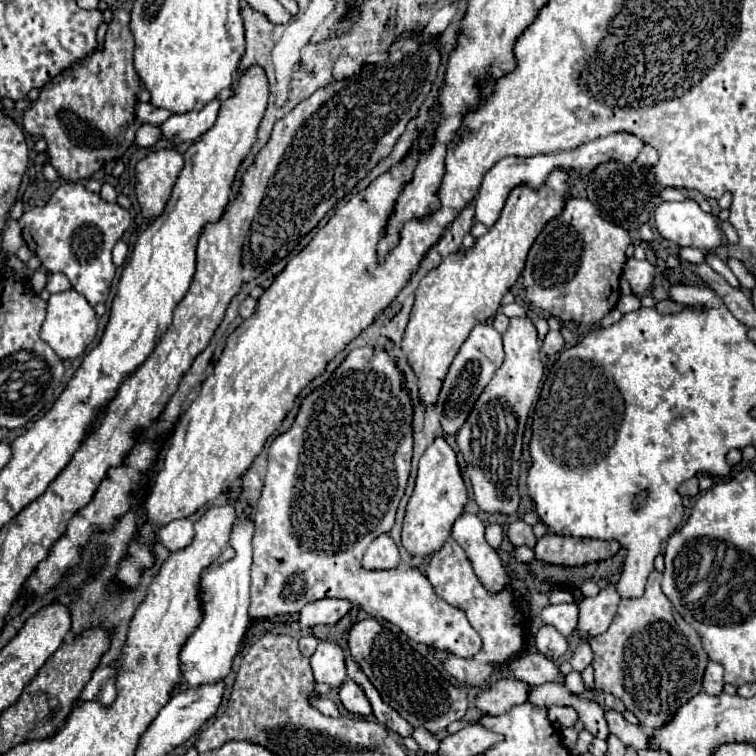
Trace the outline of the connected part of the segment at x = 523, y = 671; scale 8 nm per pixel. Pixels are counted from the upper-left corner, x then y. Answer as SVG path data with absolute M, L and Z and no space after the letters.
M522 654L512 662L506 662L508 670L512 670L514 678L530 684L530 686L542 686L546 682L558 682L564 684L564 674L560 674L554 660L544 658L544 654Z

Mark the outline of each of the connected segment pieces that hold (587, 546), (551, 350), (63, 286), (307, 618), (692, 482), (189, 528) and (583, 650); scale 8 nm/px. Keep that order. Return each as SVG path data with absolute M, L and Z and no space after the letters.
M546 534L538 540L534 552L538 560L548 564L582 566L610 558L618 552L618 548L620 544L616 540L592 540L592 538Z
M550 330L550 332L546 334L546 338L544 338L542 352L550 356L550 354L556 354L556 352L560 352L560 350L562 350L562 346L564 346L564 338L562 338L560 330Z
M48 274L48 284L46 284L46 290L50 294L56 294L56 292L64 292L64 290L70 290L70 280L64 276L64 274Z
M322 598L310 602L300 610L300 626L312 628L318 624L336 624L350 612L350 608L352 604L348 600L336 600L336 598Z
M690 478L690 480L686 480L686 482L678 488L678 494L680 494L682 498L698 496L698 478Z
M188 518L172 520L170 524L166 524L158 530L158 540L170 552L178 552L178 550L190 546L192 538L194 538L194 524Z
M580 644L576 650L574 650L574 654L572 654L572 668L574 670L578 670L578 672L582 672L586 666L590 666L592 664L592 658L594 658L594 652L592 652L592 648L588 646L588 644Z

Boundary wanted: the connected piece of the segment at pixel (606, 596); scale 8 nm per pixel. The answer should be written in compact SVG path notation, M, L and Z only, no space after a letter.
M610 584L608 588L600 590L594 598L584 598L580 602L580 620L578 620L578 634L582 640L596 638L596 634L604 634L616 614L620 596Z

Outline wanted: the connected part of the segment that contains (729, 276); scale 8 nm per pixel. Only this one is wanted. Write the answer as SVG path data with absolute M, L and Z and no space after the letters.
M710 254L708 258L706 258L706 262L730 284L730 286L734 286L734 288L740 288L740 282L738 282L738 278L732 274L732 270L726 266L726 262L722 262L718 256L714 256L714 254Z

